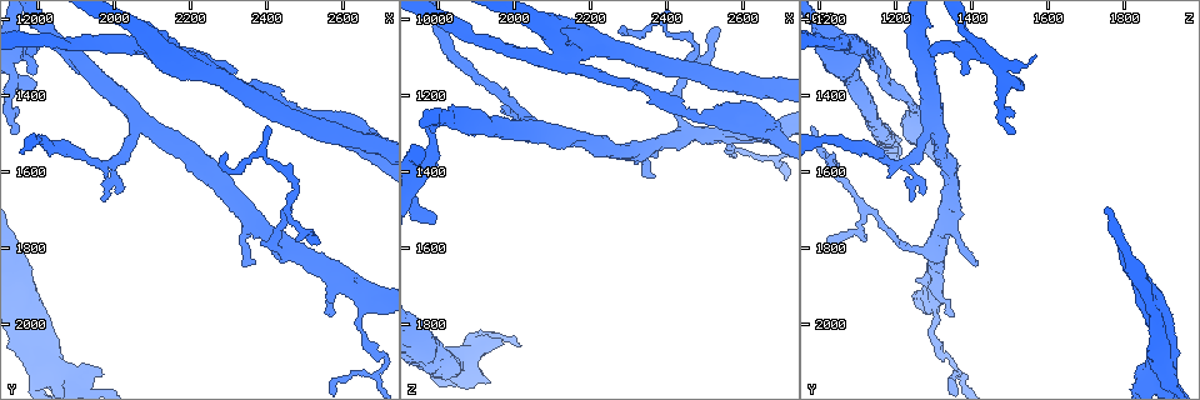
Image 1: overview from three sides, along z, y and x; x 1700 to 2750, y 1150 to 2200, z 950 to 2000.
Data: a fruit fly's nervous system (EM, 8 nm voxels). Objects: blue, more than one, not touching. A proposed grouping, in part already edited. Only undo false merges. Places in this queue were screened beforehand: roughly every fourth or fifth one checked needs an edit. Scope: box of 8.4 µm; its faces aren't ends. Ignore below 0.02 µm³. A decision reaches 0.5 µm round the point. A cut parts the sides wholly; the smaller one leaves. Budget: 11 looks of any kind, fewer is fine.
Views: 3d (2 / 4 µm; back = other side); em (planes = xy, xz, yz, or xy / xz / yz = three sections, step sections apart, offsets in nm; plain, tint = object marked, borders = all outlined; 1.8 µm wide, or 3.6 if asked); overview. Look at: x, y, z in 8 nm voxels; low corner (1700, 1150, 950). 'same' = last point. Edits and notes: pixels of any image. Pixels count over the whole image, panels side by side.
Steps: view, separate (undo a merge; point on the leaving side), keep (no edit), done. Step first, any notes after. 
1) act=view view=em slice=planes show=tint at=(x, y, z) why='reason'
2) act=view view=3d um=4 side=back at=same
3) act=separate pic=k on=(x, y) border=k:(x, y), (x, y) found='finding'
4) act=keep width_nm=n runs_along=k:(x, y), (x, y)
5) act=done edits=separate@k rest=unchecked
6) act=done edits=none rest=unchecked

act=view view=em um=3.6 slice=planes show=tint at=(2075, 1465, 1305) why='sudden change in width'

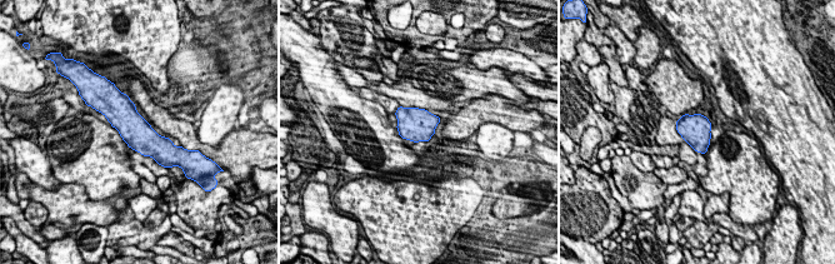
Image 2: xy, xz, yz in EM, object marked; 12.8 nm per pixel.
act=keep found='one cell here'

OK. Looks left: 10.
act=view view=em slice=yz step=4 show=tint at=(1775, 1285, 1395)

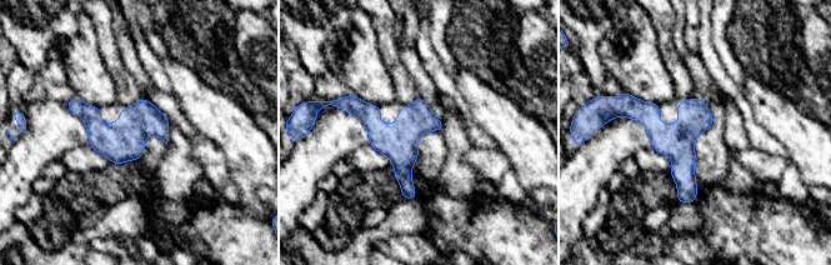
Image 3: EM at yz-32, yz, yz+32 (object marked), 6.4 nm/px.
act=view view=em slice=planes show=borders at=same why='cut it another way'

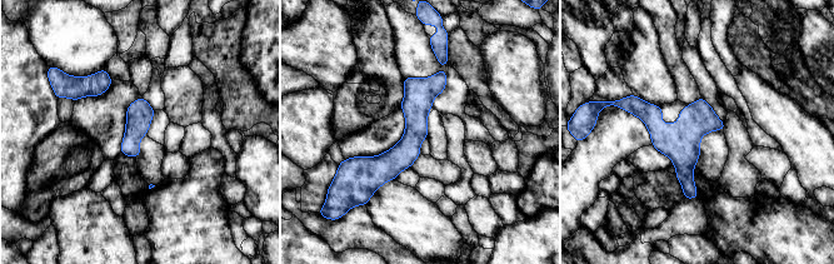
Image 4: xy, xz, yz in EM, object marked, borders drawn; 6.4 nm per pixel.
act=keep runs_along=4:(443, 59), (373, 188) found='all the same cell'

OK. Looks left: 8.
act=view view=em slice=planes show=plain at=(2455, 1805, 1305) why='thick turns thin'

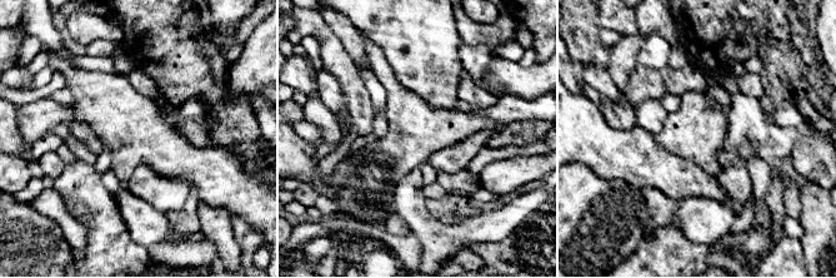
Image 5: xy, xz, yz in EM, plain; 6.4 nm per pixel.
act=view view=em slice=planes show=tint at=same why='with the object marked'

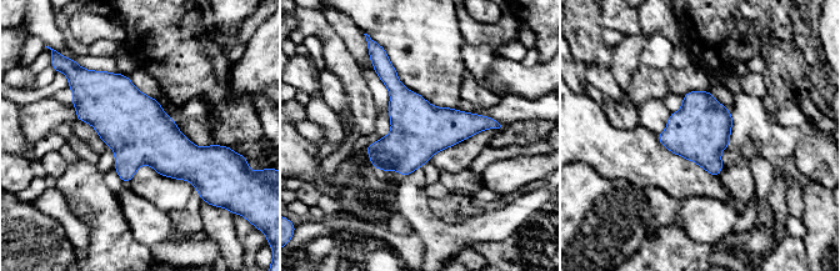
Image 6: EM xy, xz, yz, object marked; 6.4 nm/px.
act=keep found='all the same cell'

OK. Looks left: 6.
act=view view=em slice=planes show=tint at=(2665, 1945, 1310) why='three-way junction'

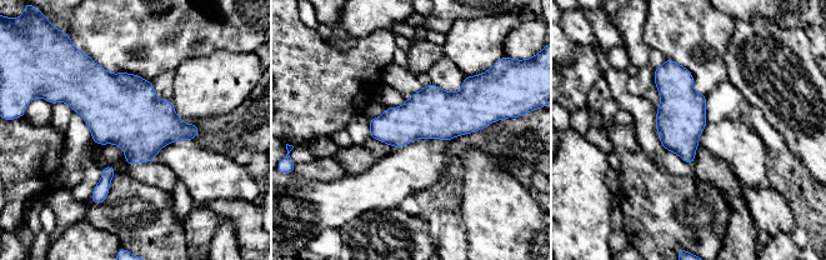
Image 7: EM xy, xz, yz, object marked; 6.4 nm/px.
act=keep found='continuous, no second cell'

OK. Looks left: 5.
act=view view=em um=3.6 slice=xz step=4 show=tint at=(1825, 2115, 1910) why='calibre changes'

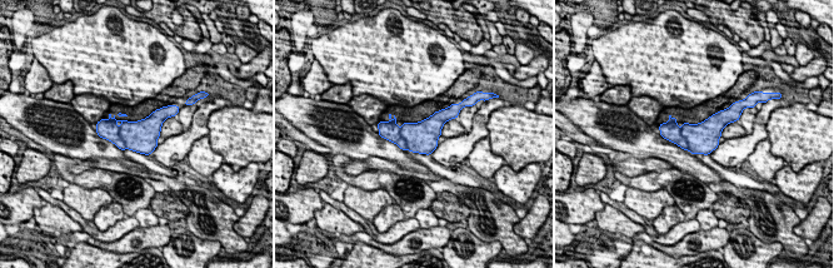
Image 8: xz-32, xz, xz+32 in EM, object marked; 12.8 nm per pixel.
act=view view=em um=3.6 slice=planes show=tint at=same

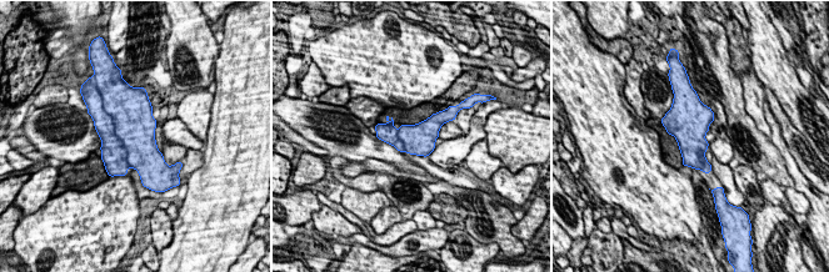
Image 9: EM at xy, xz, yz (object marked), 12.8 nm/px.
act=separate pic=9 on=(133, 125) border=9:(103, 107), (111, 117), (129, 166) found='two cells meet here'

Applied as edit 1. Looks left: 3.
act=done edits=separate@9 rest=unchecked

